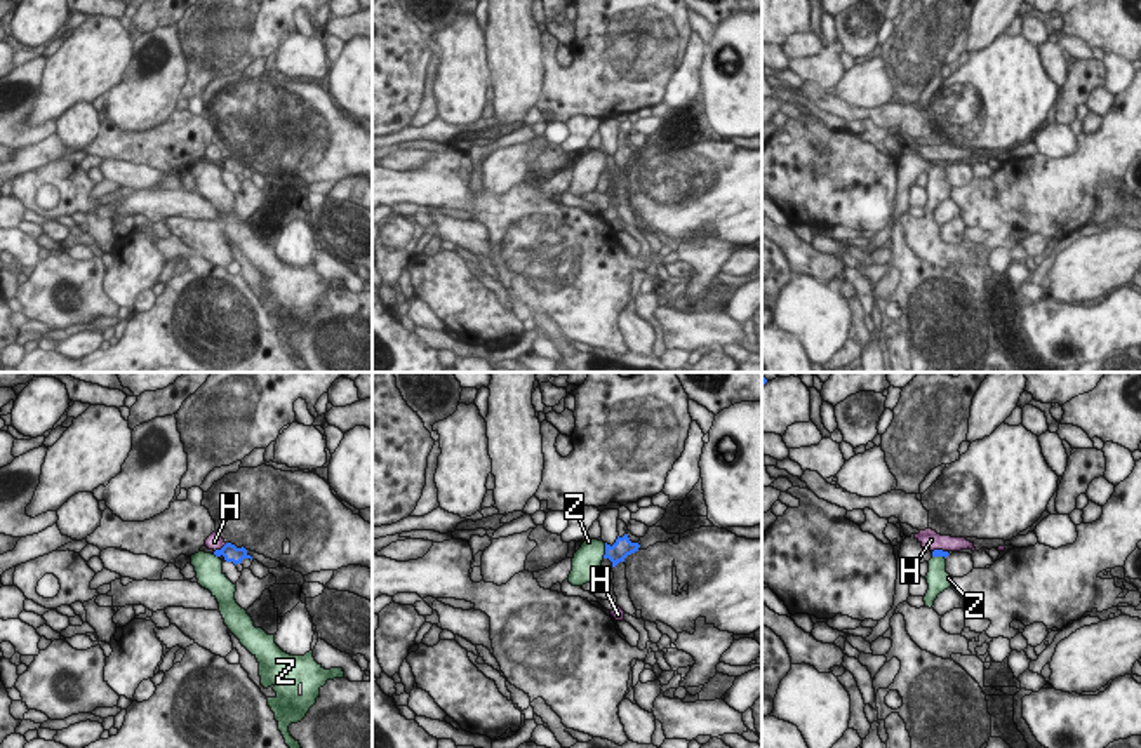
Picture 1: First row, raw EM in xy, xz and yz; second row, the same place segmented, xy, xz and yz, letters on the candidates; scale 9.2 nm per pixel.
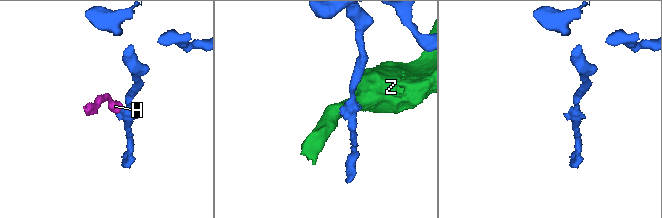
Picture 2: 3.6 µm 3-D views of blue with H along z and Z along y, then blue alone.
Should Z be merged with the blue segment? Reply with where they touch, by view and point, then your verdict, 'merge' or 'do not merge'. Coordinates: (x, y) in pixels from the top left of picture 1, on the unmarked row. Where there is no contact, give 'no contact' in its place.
contact xz (606, 160); do not merge

